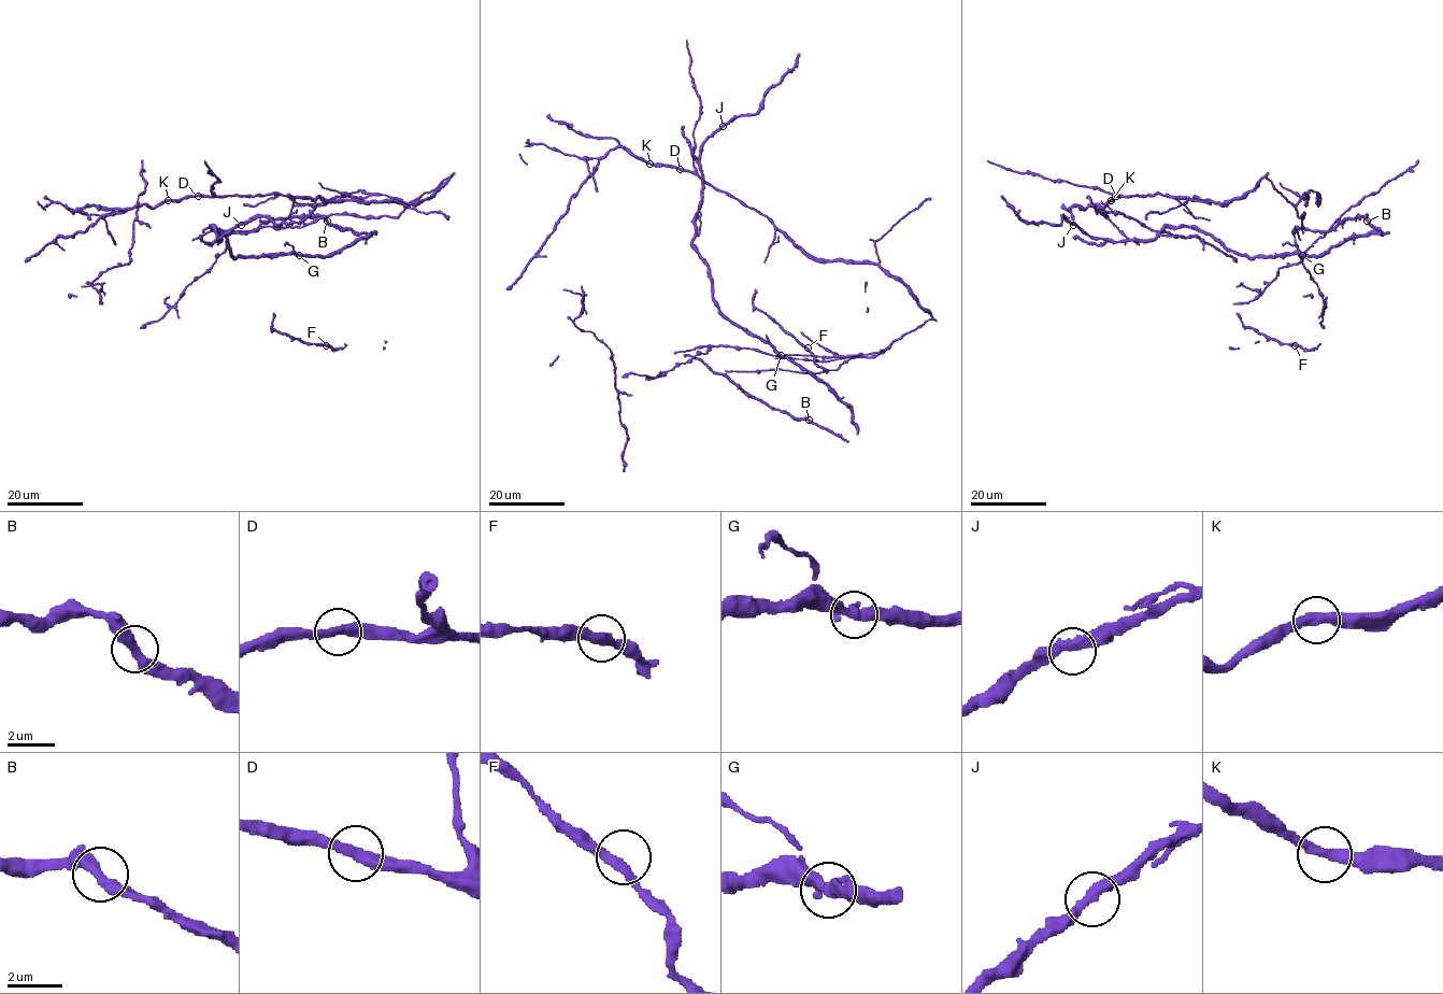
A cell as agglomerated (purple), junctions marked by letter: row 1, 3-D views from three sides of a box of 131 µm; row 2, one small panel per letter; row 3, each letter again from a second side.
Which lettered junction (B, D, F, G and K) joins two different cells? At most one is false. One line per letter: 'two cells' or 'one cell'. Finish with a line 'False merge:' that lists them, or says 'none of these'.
B: one cell
D: one cell
F: one cell
G: one cell
K: one cell
False merge: none of these

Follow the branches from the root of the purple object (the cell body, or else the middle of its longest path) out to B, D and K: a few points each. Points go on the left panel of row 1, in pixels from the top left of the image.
B: (389, 216), (328, 214), (300, 227), (203, 231), (253, 230), (269, 221), (300, 216), (322, 215), (327, 221)
D: (389, 216), (397, 217), (411, 202), (449, 176), (431, 197), (409, 204), (322, 200), (279, 194), (198, 196)
K: (389, 216), (397, 217), (449, 176), (431, 197), (409, 204), (279, 194), (168, 200)

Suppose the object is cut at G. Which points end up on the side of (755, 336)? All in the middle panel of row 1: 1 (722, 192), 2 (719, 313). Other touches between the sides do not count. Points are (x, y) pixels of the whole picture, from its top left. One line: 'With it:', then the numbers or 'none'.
With it: 2

